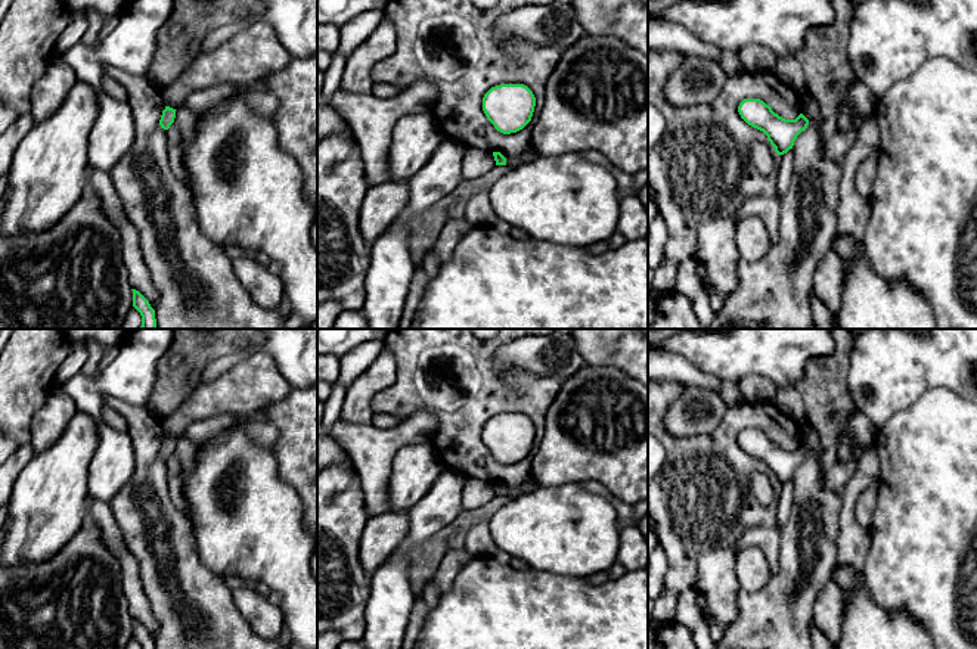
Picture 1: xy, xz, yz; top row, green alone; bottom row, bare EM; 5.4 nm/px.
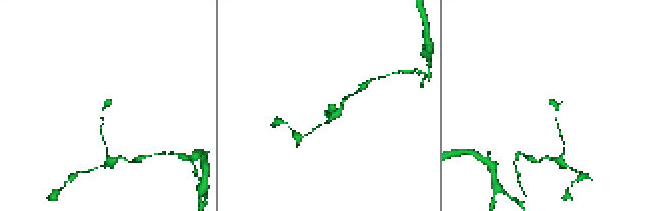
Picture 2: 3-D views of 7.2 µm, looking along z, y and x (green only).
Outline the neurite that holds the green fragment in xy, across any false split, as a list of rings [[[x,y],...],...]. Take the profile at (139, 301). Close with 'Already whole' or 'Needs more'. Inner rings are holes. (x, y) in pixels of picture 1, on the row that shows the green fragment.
[[[136,289],[131,291],[133,291],[133,307],[142,316],[140,329],[155,329],[156,327],[155,310],[151,307],[149,301],[139,291]]]. Already whole

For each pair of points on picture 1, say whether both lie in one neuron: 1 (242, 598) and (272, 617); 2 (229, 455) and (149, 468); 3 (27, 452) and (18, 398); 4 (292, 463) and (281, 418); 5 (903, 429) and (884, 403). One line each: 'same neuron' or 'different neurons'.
1: same neuron
2: different neurons
3: different neurons
4: same neuron
5: different neurons

